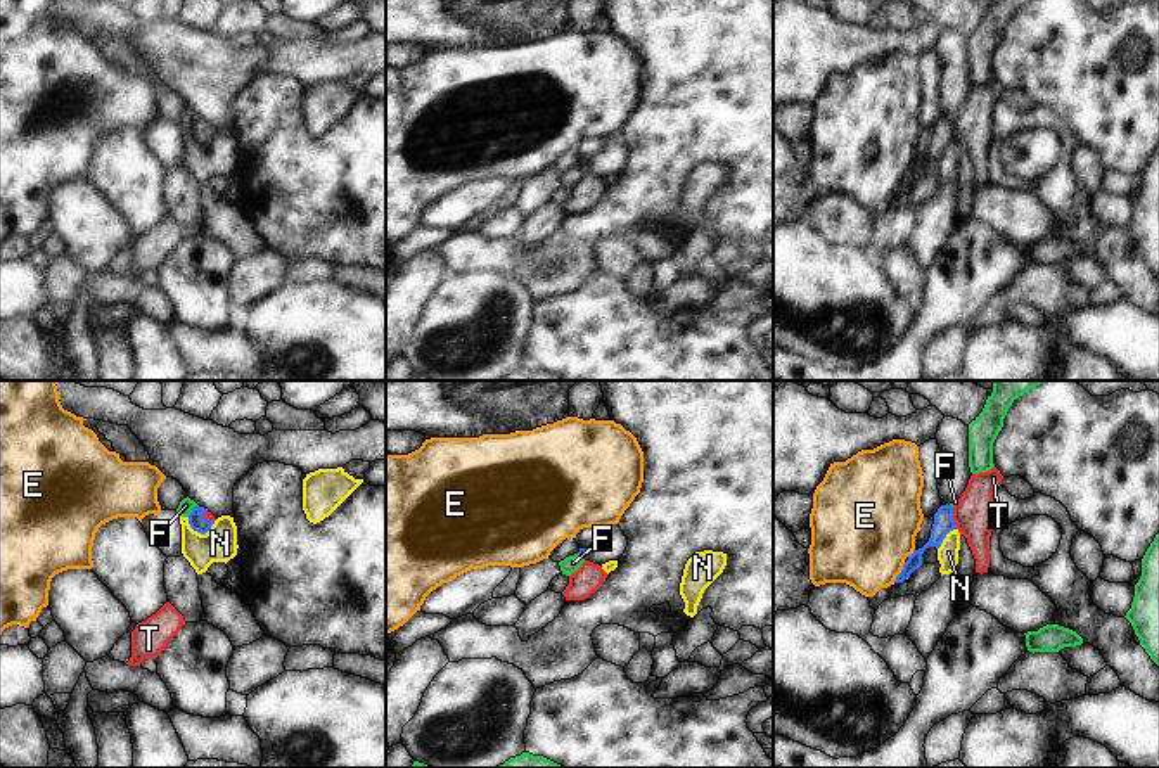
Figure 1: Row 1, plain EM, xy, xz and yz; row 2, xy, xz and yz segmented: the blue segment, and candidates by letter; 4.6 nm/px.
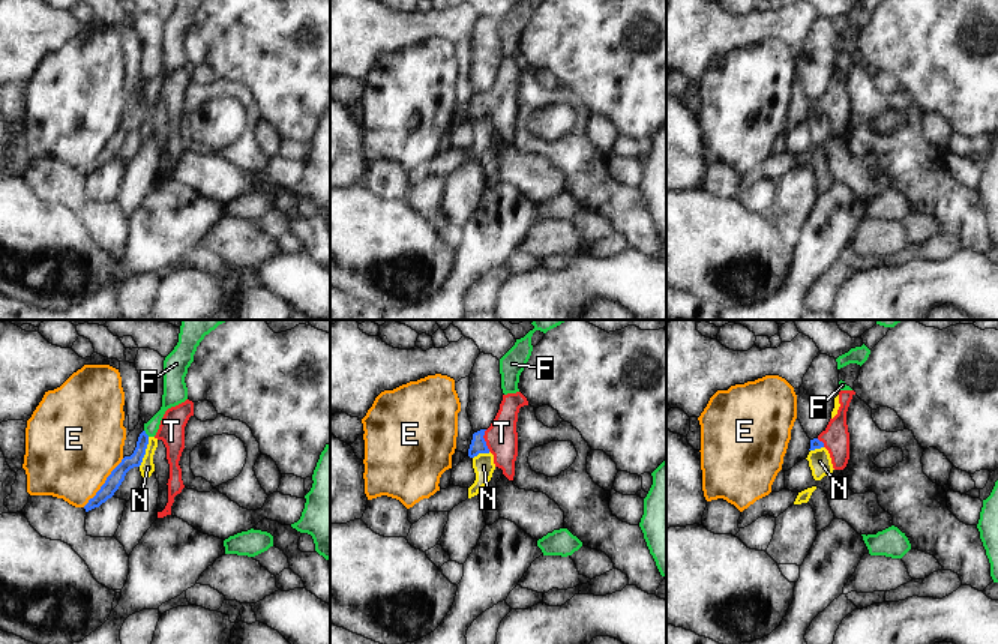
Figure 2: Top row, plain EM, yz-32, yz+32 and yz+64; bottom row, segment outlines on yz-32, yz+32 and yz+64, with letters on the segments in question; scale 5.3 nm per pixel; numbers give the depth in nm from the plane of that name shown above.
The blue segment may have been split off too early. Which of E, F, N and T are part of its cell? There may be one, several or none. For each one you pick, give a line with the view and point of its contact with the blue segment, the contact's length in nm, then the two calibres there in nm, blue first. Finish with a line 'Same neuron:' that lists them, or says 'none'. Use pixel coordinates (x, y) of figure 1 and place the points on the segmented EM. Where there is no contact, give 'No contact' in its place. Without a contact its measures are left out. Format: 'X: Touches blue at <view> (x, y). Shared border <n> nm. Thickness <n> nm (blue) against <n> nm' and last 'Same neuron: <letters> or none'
T: Touches blue at yz (952, 518). Shared border 110 nm. Thickness 100 nm (blue) against 180 nm
Same neuron: T

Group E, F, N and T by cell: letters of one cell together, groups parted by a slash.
E / F N / T

